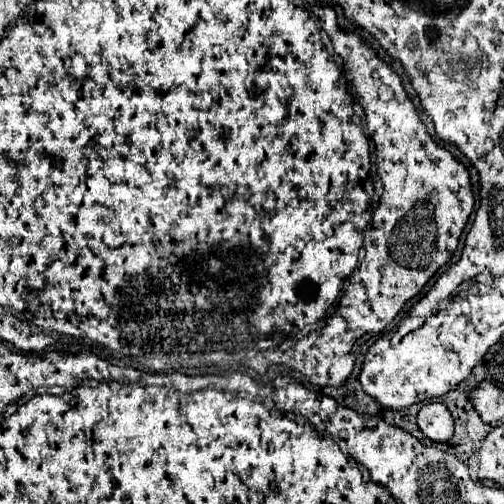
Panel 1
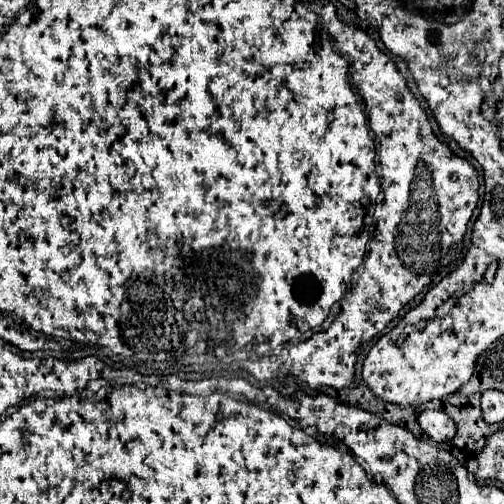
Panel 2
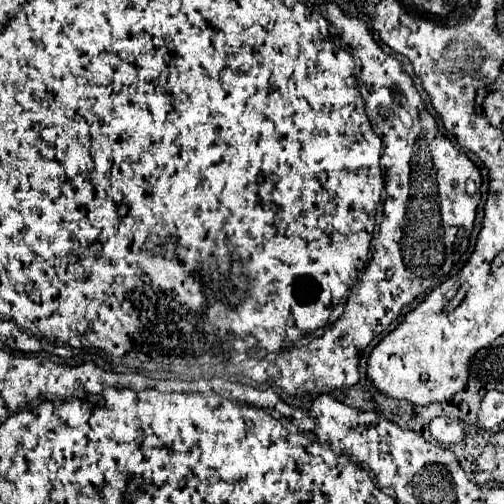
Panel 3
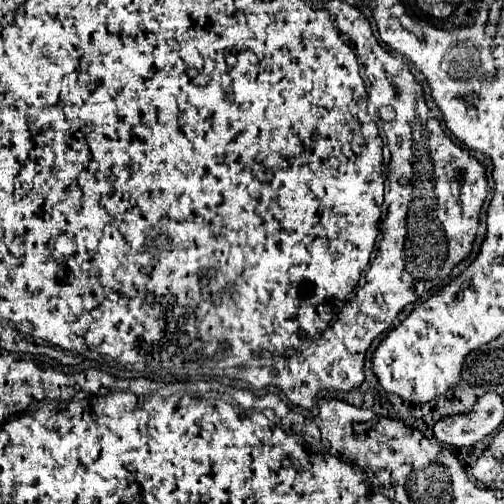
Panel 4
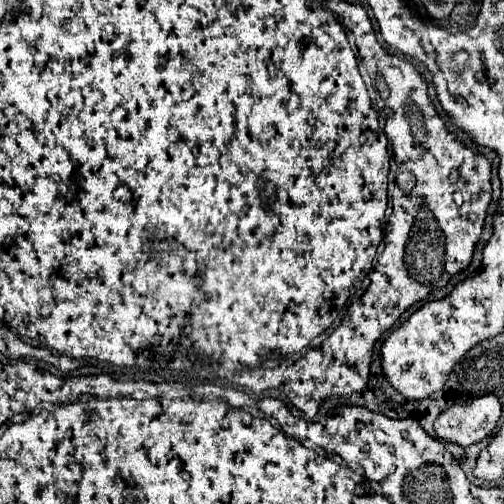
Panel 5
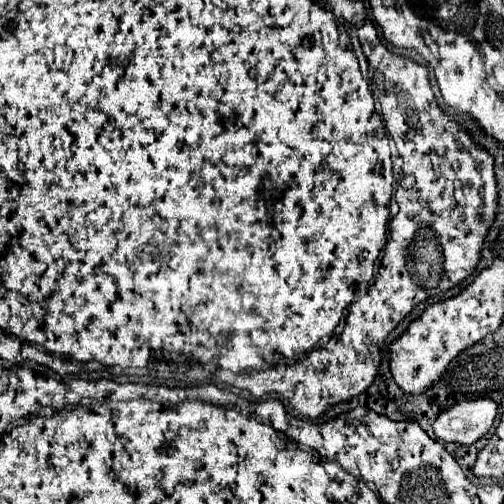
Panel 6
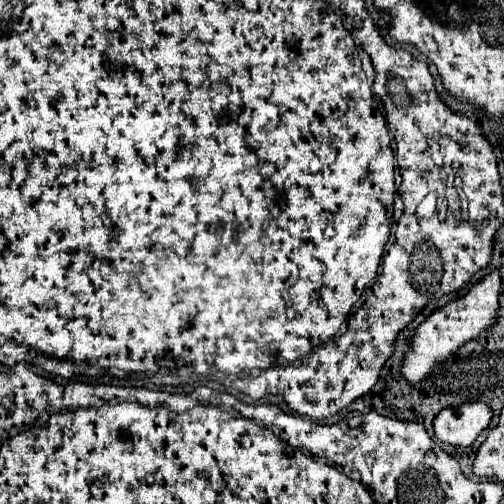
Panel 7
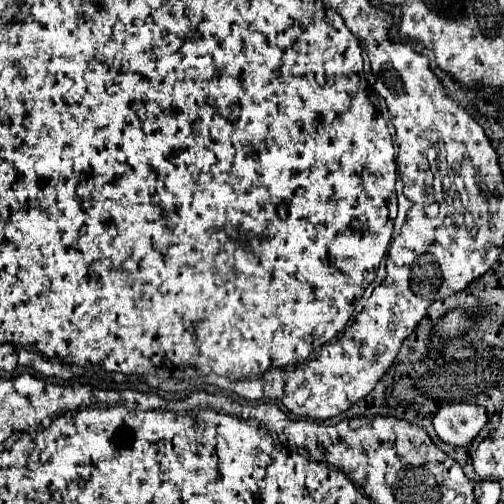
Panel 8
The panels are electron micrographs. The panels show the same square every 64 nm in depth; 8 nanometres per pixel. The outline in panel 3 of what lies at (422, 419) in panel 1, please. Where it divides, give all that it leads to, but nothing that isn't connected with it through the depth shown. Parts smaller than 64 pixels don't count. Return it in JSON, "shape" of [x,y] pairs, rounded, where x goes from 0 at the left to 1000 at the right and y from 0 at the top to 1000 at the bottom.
{"shape":[[[869,825],[853,833],[849,849],[853,849],[857,869],[881,885],[909,877],[921,865],[921,841],[913,833],[893,833],[885,825]]]}

